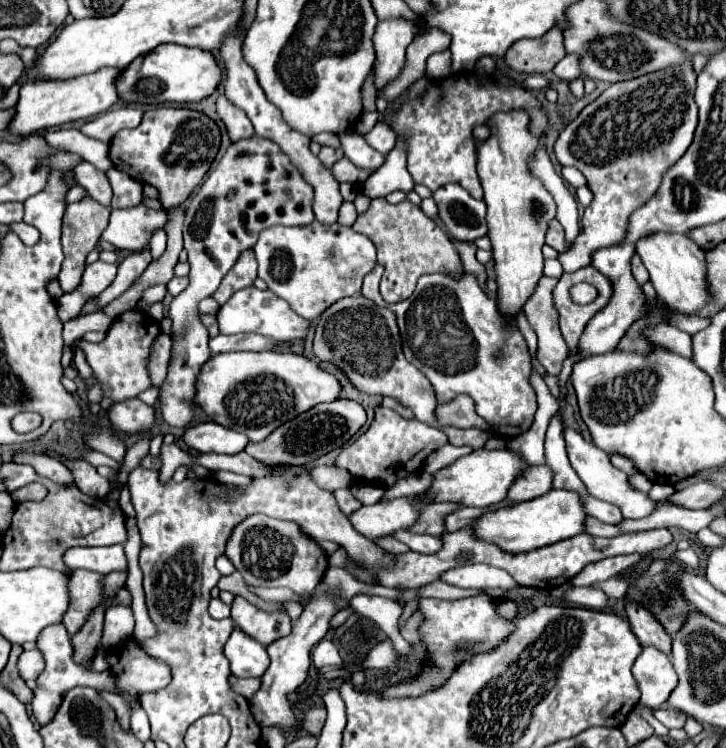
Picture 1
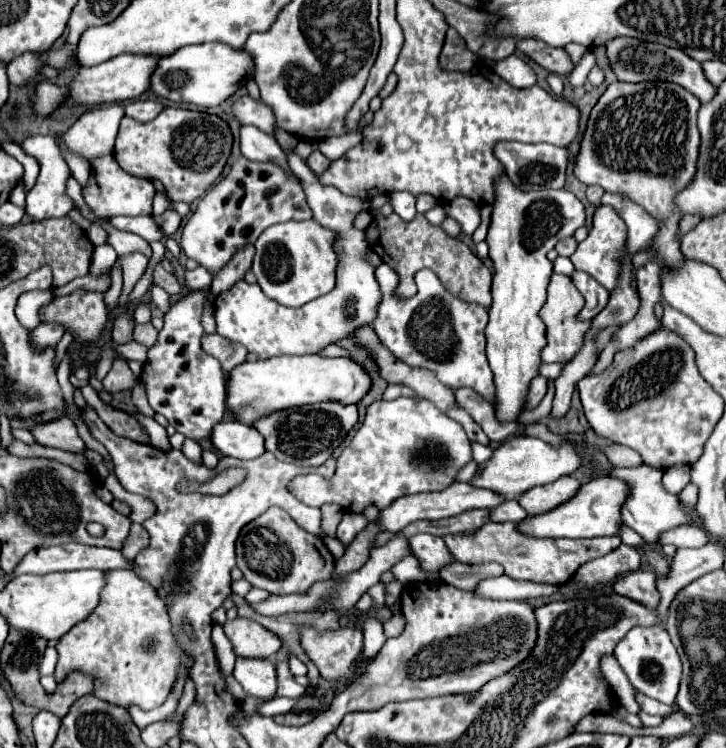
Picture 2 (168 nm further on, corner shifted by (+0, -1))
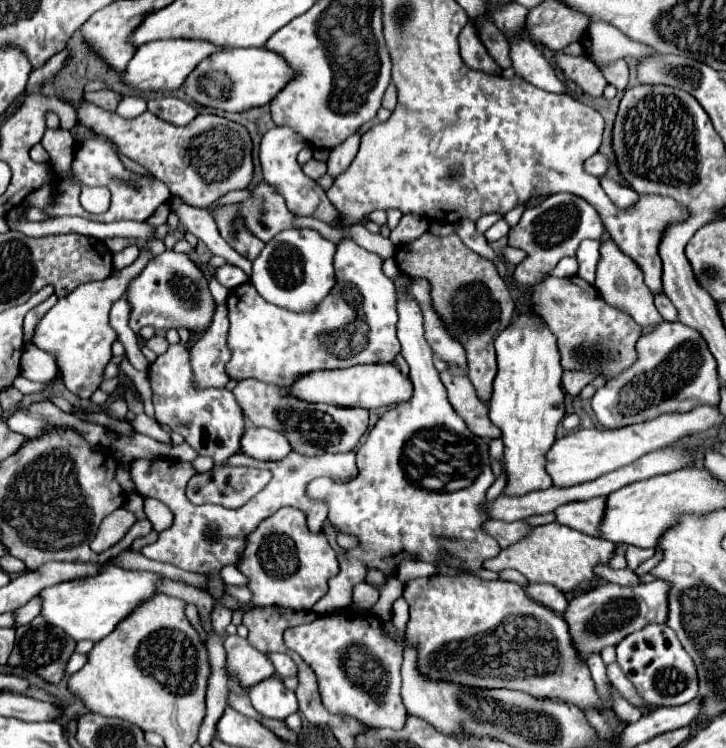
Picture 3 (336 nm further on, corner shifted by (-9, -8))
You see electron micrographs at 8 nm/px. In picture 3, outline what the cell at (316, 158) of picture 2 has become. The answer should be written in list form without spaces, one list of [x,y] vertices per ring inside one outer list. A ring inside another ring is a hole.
[[[309,160],[309,162],[305,162],[301,168],[303,168],[303,172],[305,172],[309,178],[317,180],[317,178],[321,178],[321,176],[325,174],[327,164],[321,164],[321,162],[317,162],[317,160]]]

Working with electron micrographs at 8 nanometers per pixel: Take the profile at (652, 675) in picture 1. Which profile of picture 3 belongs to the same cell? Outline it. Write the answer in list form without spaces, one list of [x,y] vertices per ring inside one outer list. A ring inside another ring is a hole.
[[[647,624],[645,628],[625,636],[617,646],[617,664],[635,686],[637,694],[651,706],[679,706],[693,700],[699,692],[697,670],[691,656],[679,644],[675,632],[667,624]]]

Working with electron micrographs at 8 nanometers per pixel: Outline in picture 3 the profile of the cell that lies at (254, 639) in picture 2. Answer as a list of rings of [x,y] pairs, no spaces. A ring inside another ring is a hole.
[[[237,634],[225,638],[225,650],[227,650],[225,670],[227,674],[237,676],[241,688],[251,688],[257,682],[271,678],[275,672],[267,656],[253,648],[245,638],[239,638]]]

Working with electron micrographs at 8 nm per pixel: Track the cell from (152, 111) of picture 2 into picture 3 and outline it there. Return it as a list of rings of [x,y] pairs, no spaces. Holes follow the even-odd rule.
[[[159,98],[159,100],[149,100],[147,102],[147,110],[153,112],[155,116],[177,124],[177,126],[185,126],[189,124],[199,112],[193,104],[179,100],[179,98]]]

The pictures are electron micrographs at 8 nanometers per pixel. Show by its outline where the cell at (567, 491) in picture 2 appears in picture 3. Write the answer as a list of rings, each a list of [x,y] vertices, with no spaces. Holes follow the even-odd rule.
[[[607,498],[565,504],[555,512],[557,522],[569,528],[575,528],[579,532],[585,532],[589,536],[599,536],[599,526],[605,516],[605,504],[607,504]]]

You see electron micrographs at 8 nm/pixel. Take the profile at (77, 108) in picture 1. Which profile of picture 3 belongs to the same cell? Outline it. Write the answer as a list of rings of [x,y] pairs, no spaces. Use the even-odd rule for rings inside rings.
[[[179,38],[179,40],[153,40],[149,44],[143,44],[133,60],[129,62],[123,80],[139,90],[175,90],[179,88],[187,76],[197,68],[197,64],[205,58],[209,58],[215,52],[225,50],[223,46],[217,46],[207,40],[191,40],[191,38]]]

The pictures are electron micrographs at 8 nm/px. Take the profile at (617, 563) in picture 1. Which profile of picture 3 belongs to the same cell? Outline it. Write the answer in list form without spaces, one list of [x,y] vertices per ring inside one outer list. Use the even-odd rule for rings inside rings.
[[[627,546],[627,564],[631,570],[635,570],[641,562],[651,558],[655,554],[655,548],[637,548],[637,546]]]

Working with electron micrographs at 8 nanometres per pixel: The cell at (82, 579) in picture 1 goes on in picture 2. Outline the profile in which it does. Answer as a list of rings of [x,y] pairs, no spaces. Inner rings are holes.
[[[106,571],[104,573],[104,589],[100,591],[100,601],[96,609],[78,625],[74,625],[64,637],[56,643],[58,651],[58,663],[56,663],[56,681],[62,681],[70,671],[82,671],[90,673],[94,677],[94,695],[126,707],[128,703],[136,703],[140,709],[148,711],[154,707],[160,707],[176,679],[176,669],[184,653],[176,649],[174,637],[170,633],[170,619],[166,613],[164,601],[156,597],[156,589],[152,585],[144,583],[144,579],[136,577],[134,571]]]

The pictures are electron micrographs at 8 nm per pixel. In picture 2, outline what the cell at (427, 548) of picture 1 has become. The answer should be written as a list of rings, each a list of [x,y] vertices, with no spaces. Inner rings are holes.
[[[418,533],[410,537],[410,547],[414,549],[414,555],[423,571],[438,573],[444,565],[454,562],[442,537]]]

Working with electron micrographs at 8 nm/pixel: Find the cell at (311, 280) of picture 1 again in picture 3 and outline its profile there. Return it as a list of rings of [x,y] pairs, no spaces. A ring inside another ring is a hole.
[[[285,228],[273,240],[269,240],[263,252],[253,260],[251,284],[271,304],[289,308],[293,312],[315,308],[335,286],[333,270],[335,244],[325,240],[311,228]]]

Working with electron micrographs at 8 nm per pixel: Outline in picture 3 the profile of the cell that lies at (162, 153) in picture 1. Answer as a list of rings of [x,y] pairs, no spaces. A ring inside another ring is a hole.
[[[79,102],[79,124],[97,134],[109,136],[119,152],[129,160],[147,168],[153,176],[169,184],[173,196],[179,196],[189,206],[207,208],[231,190],[243,190],[253,180],[253,142],[245,126],[215,114],[201,114],[193,124],[175,126],[145,110],[137,118],[121,118],[93,102]]]

